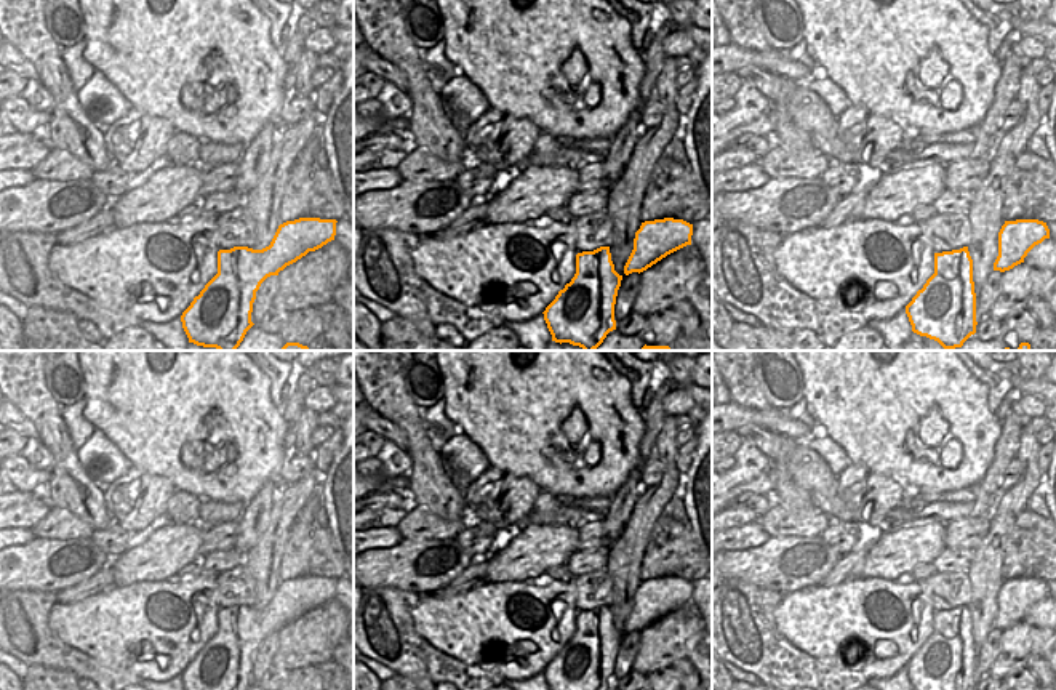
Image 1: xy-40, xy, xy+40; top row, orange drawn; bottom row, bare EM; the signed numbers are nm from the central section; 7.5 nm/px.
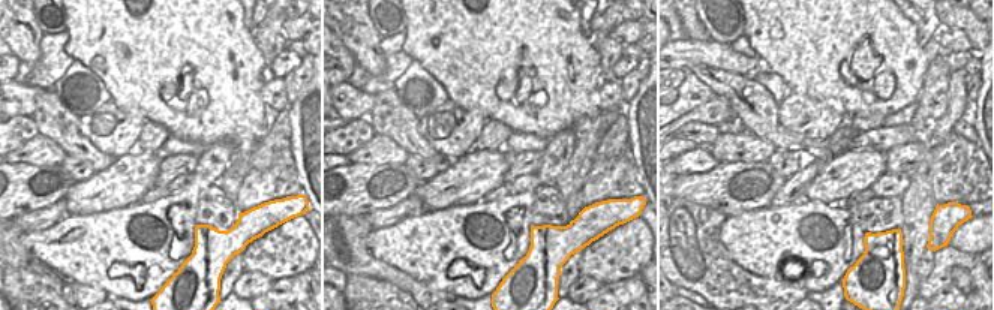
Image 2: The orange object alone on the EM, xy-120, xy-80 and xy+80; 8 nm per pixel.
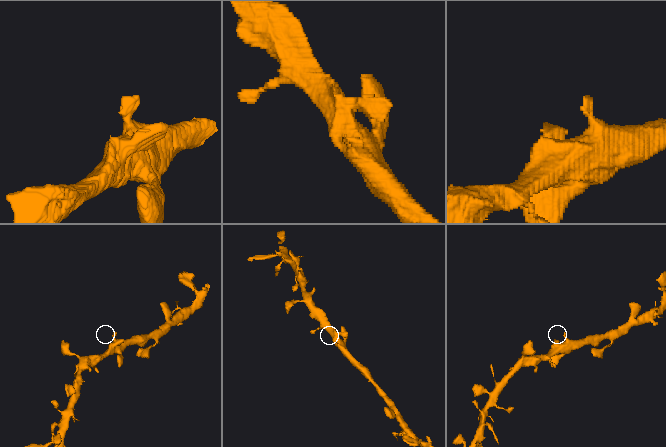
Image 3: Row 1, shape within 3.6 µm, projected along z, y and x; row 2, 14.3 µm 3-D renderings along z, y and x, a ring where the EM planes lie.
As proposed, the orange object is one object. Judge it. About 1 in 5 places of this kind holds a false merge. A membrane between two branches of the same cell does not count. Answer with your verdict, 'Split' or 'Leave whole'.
Leave whole

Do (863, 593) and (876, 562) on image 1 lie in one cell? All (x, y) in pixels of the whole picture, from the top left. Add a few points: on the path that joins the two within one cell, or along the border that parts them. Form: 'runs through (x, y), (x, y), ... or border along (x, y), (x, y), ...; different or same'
border along (861, 577), (880, 577), (893, 581); different

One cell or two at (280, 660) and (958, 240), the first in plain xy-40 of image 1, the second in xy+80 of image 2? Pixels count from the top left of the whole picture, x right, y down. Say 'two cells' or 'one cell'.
two cells

